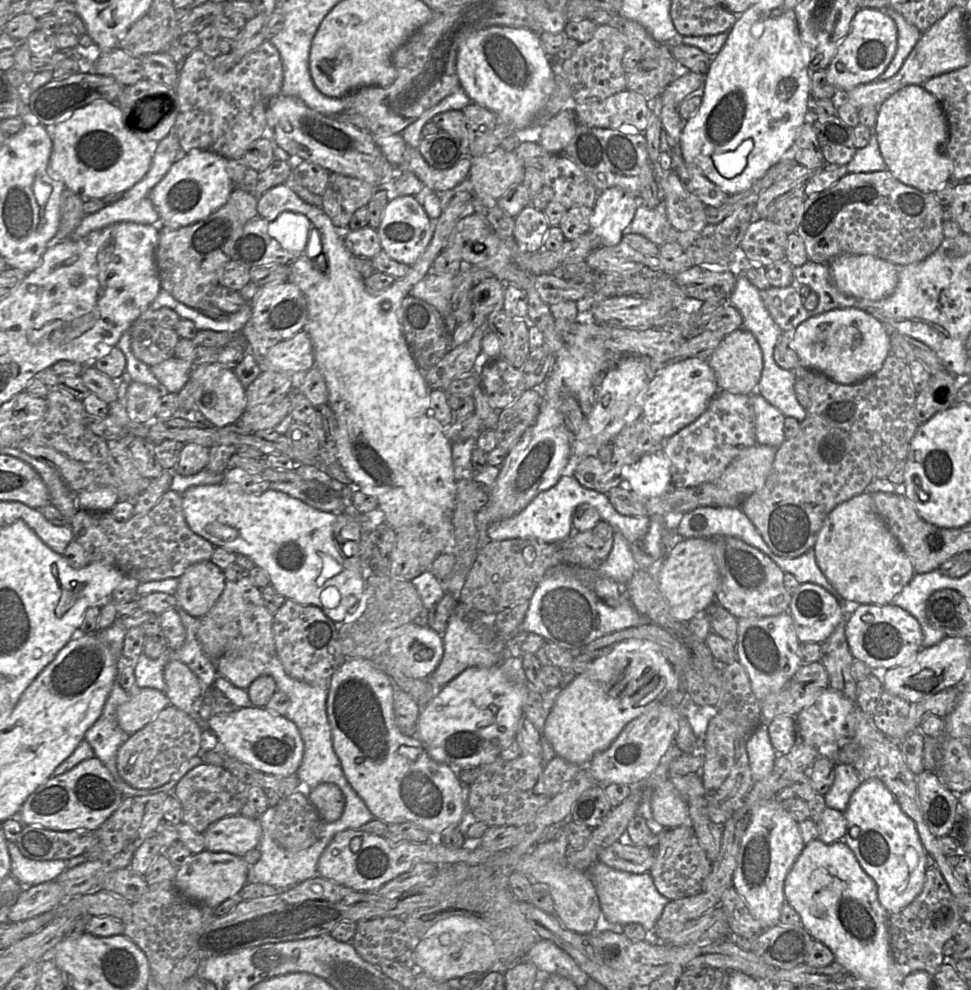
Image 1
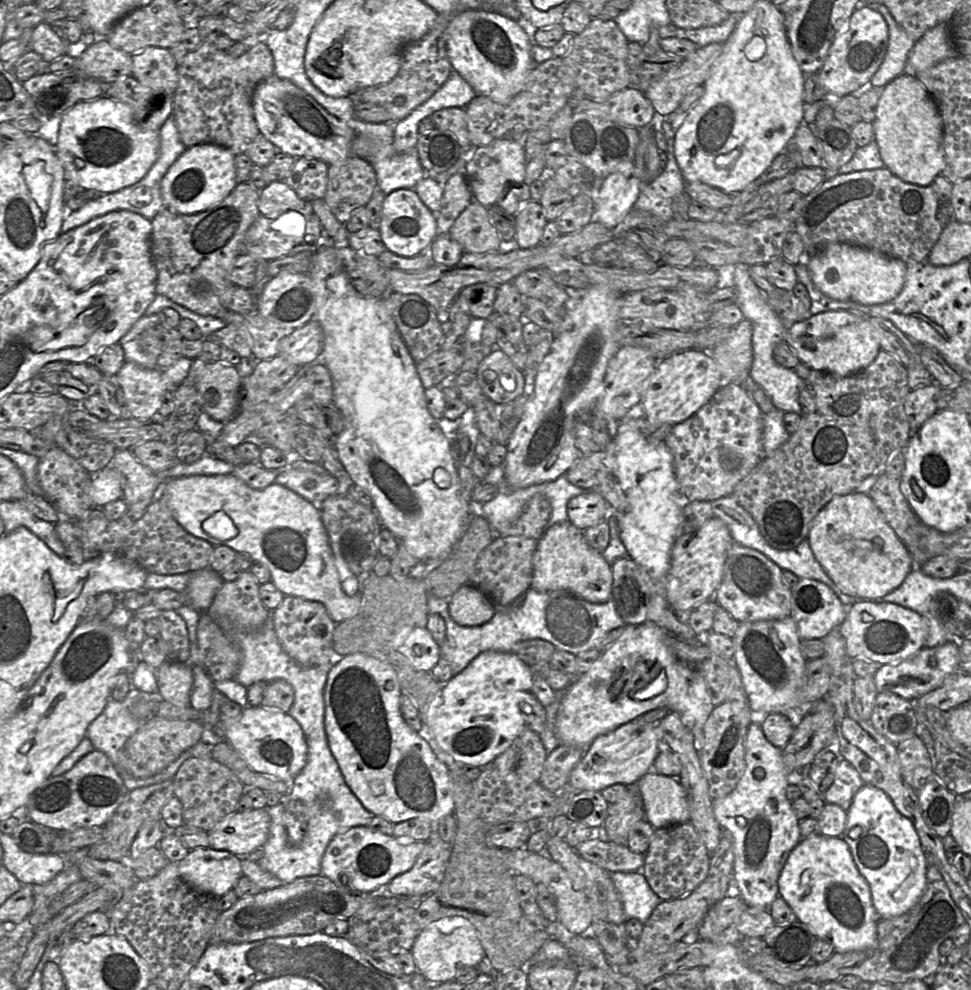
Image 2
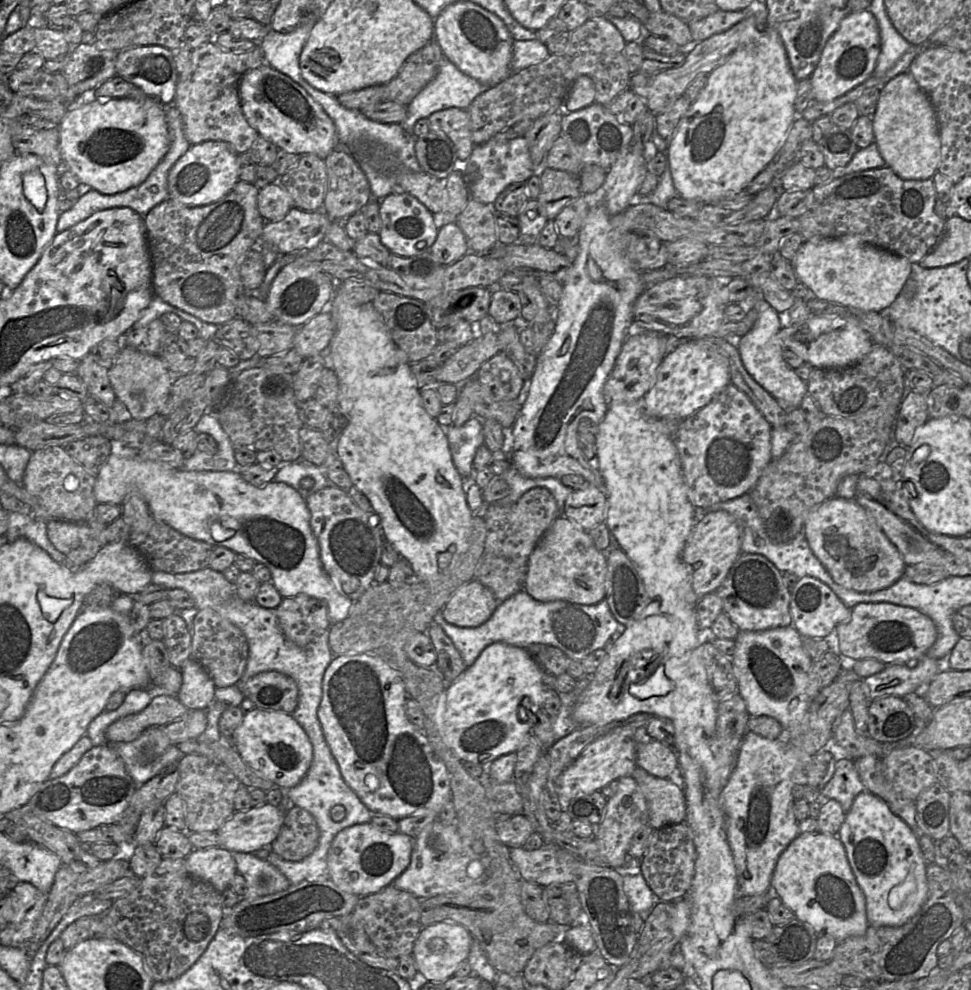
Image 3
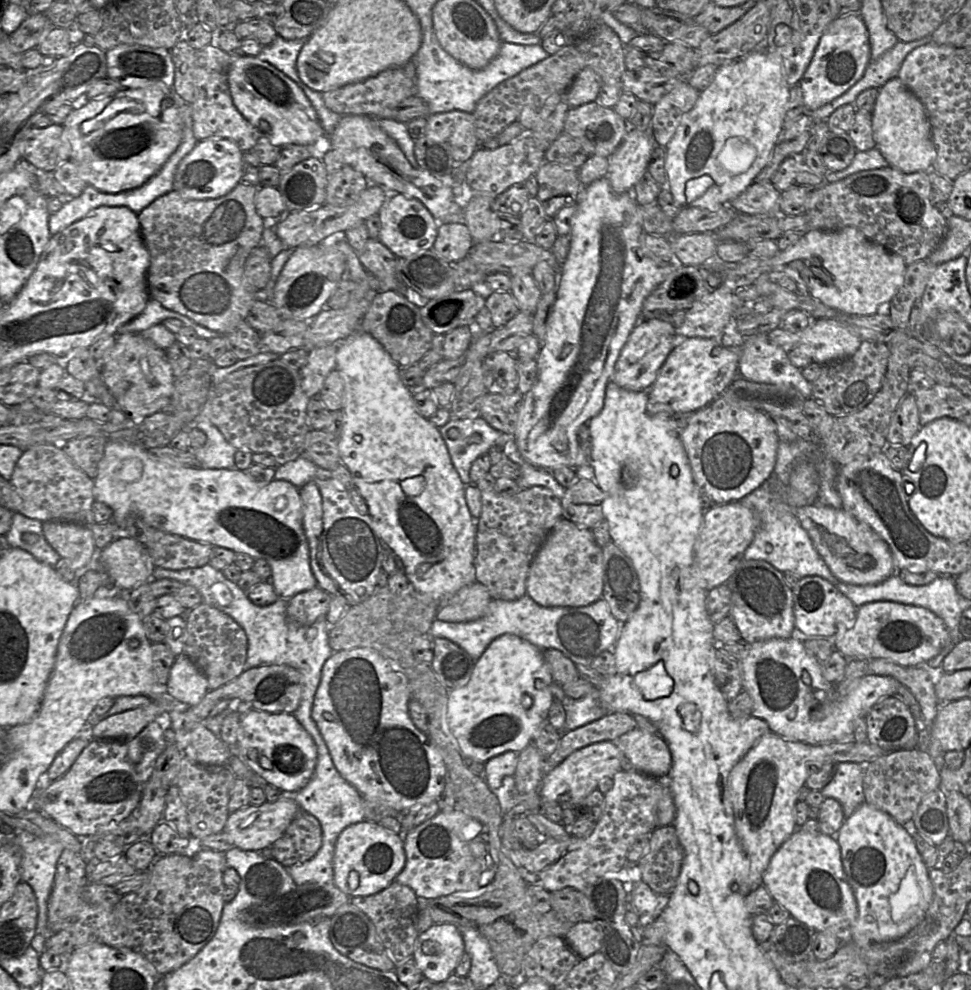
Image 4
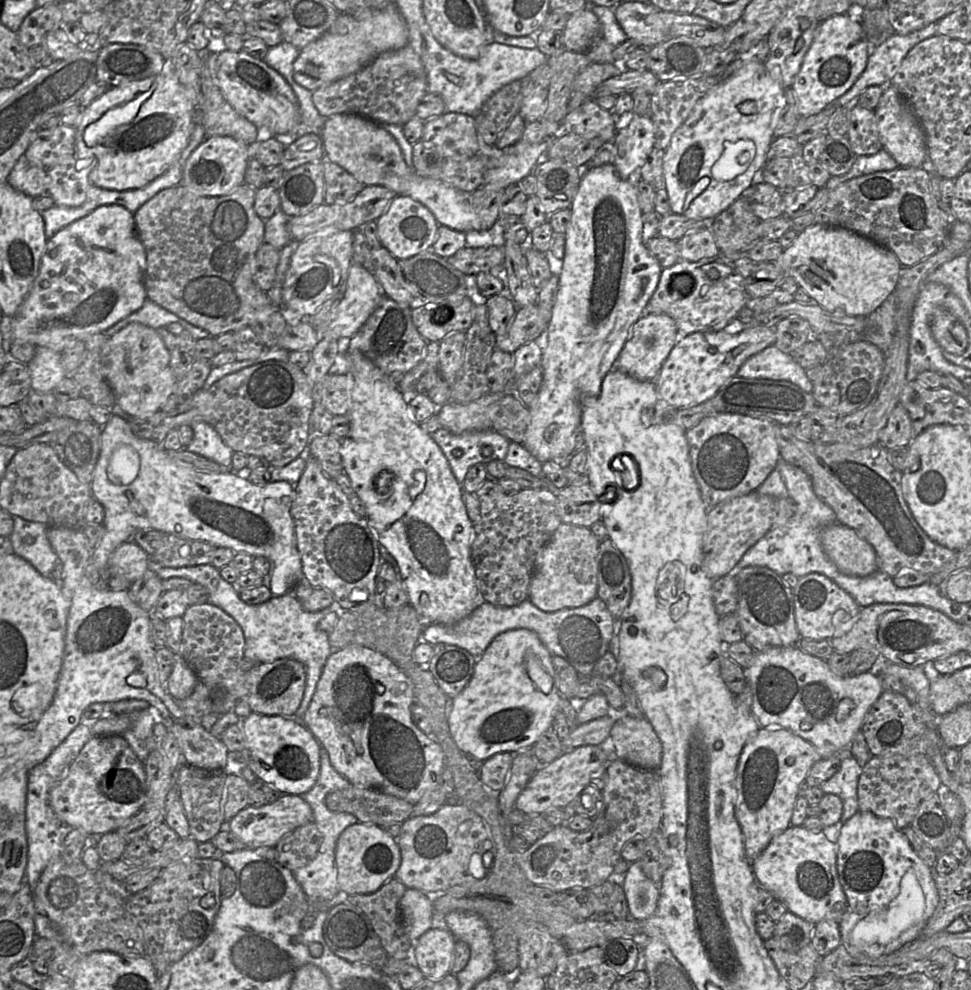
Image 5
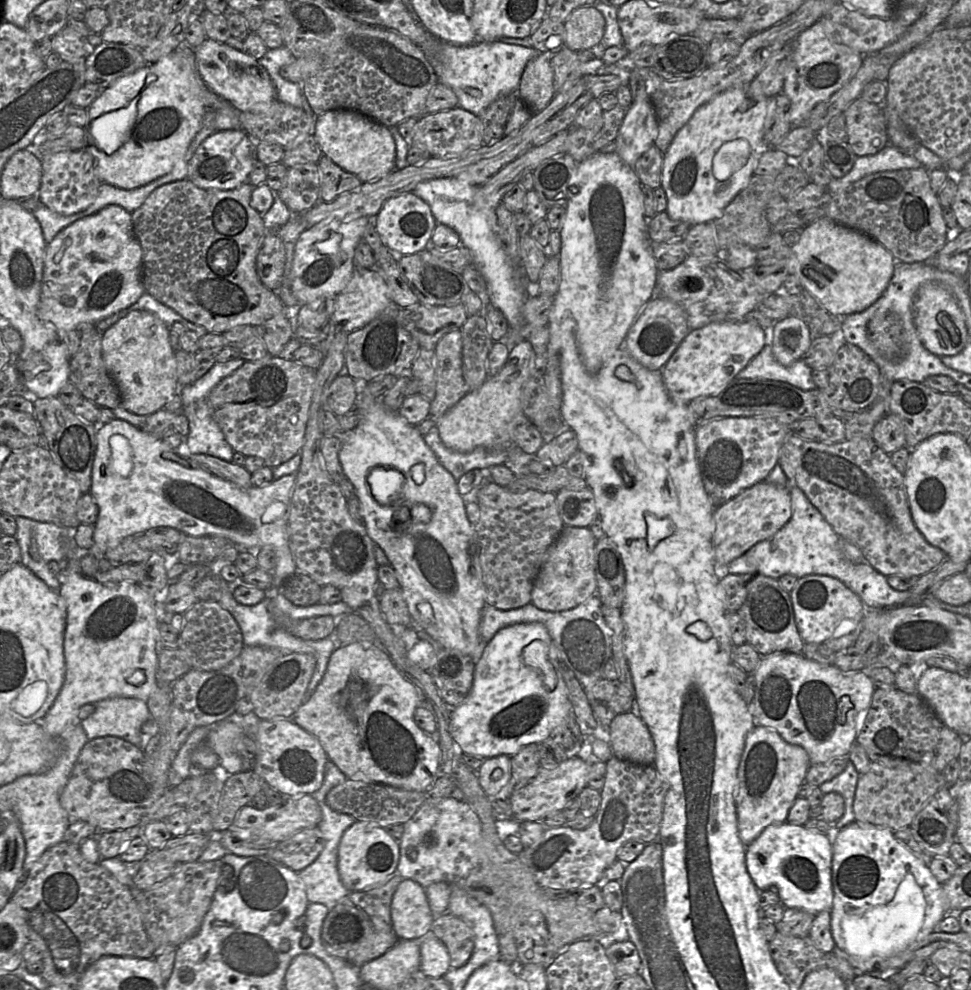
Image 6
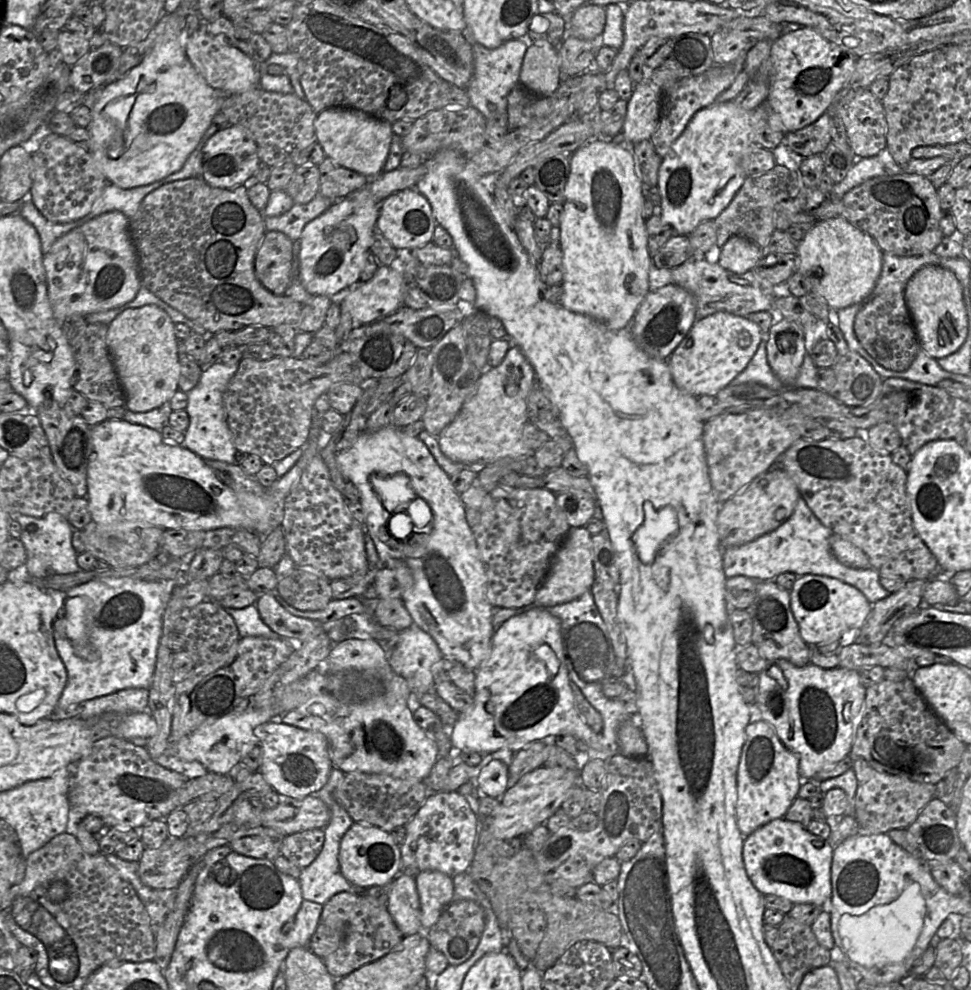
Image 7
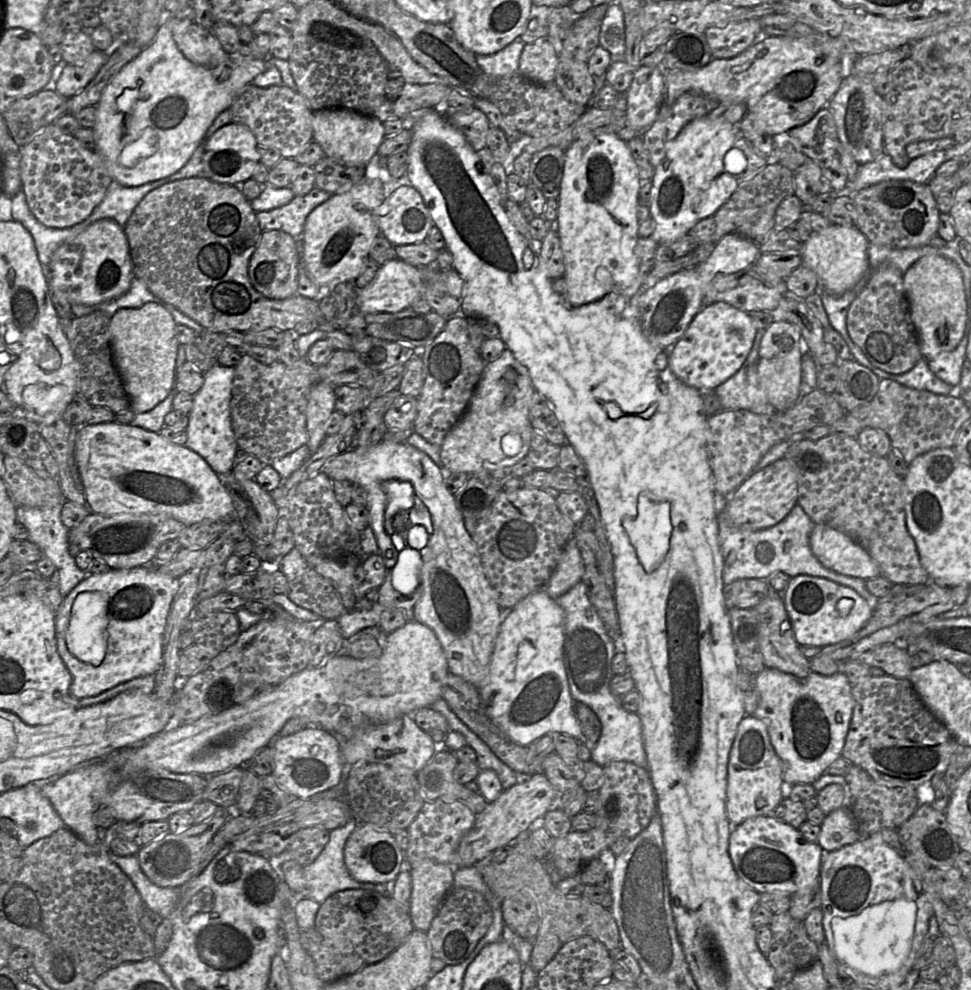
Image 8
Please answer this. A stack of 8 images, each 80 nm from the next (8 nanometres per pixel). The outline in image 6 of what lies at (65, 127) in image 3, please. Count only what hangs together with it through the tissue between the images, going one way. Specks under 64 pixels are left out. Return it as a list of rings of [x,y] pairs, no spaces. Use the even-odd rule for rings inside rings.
[[[174,50],[153,64],[146,64],[135,72],[123,76],[101,89],[91,103],[88,120],[84,126],[85,143],[82,148],[94,157],[95,174],[102,183],[121,189],[144,186],[169,173],[175,163],[185,156],[195,135],[202,127],[205,105],[202,87],[206,86],[197,71],[183,64]]]

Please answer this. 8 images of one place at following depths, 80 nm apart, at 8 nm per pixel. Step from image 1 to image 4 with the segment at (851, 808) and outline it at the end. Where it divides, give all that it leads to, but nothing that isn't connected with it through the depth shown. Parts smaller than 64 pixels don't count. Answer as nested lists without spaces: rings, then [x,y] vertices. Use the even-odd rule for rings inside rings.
[[[864,802],[844,821],[835,839],[840,845],[843,869],[858,907],[857,917],[850,926],[851,942],[862,947],[871,942],[895,940],[917,926],[932,902],[934,888],[929,869],[906,829],[886,812]]]

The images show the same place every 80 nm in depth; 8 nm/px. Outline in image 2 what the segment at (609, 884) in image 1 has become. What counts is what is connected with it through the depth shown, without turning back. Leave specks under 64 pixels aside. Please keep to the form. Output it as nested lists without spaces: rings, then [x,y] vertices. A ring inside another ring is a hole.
[[[642,870],[641,872],[610,872],[610,876],[619,893],[627,919],[636,918],[645,924],[655,908],[664,901],[652,890]]]

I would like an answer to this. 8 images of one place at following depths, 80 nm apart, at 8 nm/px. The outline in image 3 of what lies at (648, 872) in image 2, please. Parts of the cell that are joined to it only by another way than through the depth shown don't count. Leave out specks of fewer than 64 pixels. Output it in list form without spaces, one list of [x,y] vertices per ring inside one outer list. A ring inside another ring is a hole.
[[[682,822],[654,829],[646,852],[638,864],[648,886],[661,901],[672,902],[686,897],[696,867],[696,848],[691,828]]]

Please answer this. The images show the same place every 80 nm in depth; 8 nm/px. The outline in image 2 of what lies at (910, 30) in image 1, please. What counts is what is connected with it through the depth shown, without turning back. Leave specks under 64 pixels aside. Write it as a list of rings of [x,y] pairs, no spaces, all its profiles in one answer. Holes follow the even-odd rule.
[[[878,3],[872,5],[876,5],[876,10],[885,19],[888,26],[889,38],[883,61],[871,77],[870,83],[873,87],[884,87],[903,73],[909,52],[913,48],[915,41],[897,24],[884,4]]]

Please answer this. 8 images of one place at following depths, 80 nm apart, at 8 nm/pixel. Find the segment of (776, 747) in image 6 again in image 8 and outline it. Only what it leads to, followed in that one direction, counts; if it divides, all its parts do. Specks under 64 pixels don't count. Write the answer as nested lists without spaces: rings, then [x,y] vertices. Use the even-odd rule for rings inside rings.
[[[754,715],[739,723],[727,765],[726,813],[735,826],[756,816],[772,816],[784,799],[783,763],[771,744],[766,724]]]

